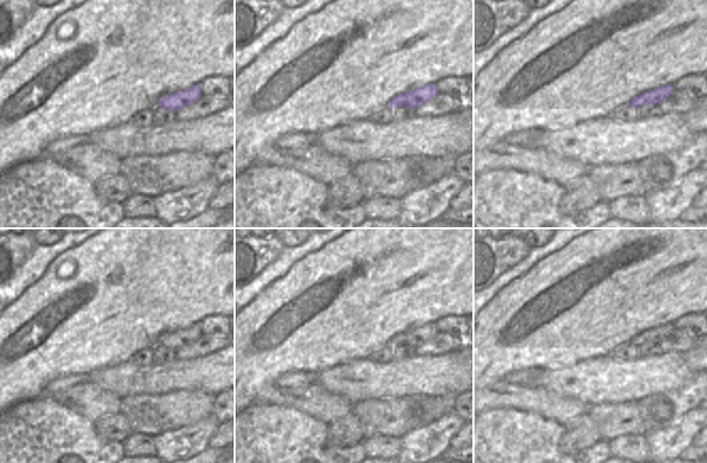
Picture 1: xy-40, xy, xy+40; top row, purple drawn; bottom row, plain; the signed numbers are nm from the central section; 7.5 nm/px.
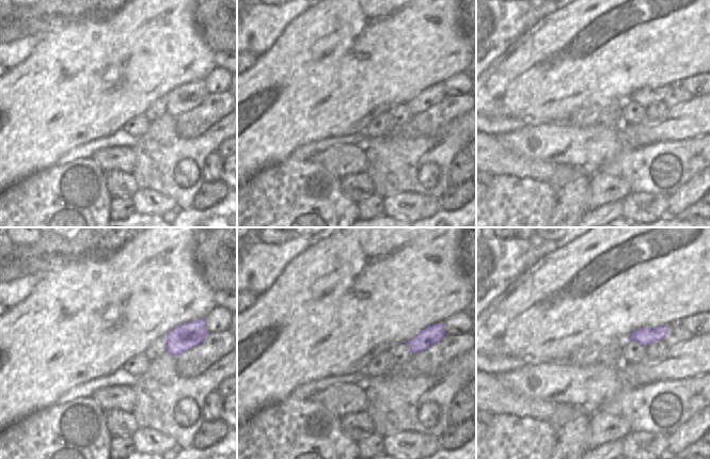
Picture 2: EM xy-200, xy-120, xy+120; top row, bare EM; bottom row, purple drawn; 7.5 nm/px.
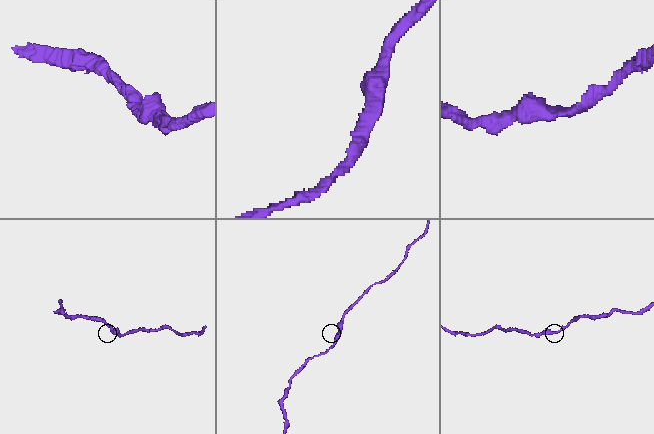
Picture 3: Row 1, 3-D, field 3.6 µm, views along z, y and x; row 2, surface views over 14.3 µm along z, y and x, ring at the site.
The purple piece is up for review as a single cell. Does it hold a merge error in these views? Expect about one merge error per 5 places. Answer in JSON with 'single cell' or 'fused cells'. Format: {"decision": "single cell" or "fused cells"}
{"decision": "single cell"}

